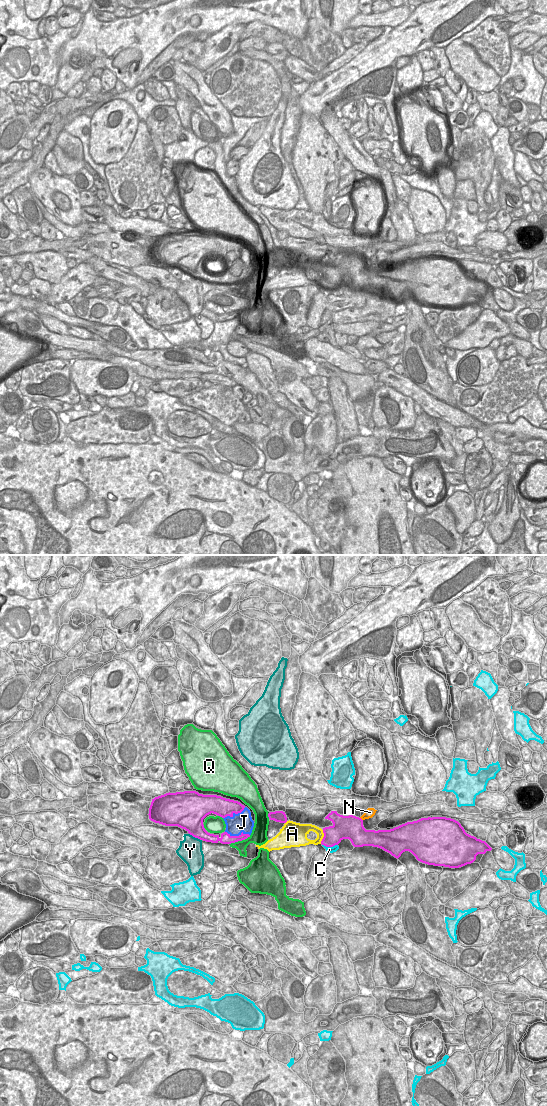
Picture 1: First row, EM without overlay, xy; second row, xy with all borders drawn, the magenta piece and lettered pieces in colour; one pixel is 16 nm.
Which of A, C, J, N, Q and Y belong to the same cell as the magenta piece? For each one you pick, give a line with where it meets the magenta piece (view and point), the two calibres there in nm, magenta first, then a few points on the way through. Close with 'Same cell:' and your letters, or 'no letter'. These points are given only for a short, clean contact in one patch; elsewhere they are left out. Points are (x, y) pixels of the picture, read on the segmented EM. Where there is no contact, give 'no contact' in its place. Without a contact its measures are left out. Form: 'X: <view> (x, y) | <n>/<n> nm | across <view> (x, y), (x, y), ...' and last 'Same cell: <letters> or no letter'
Same cell: no letter

